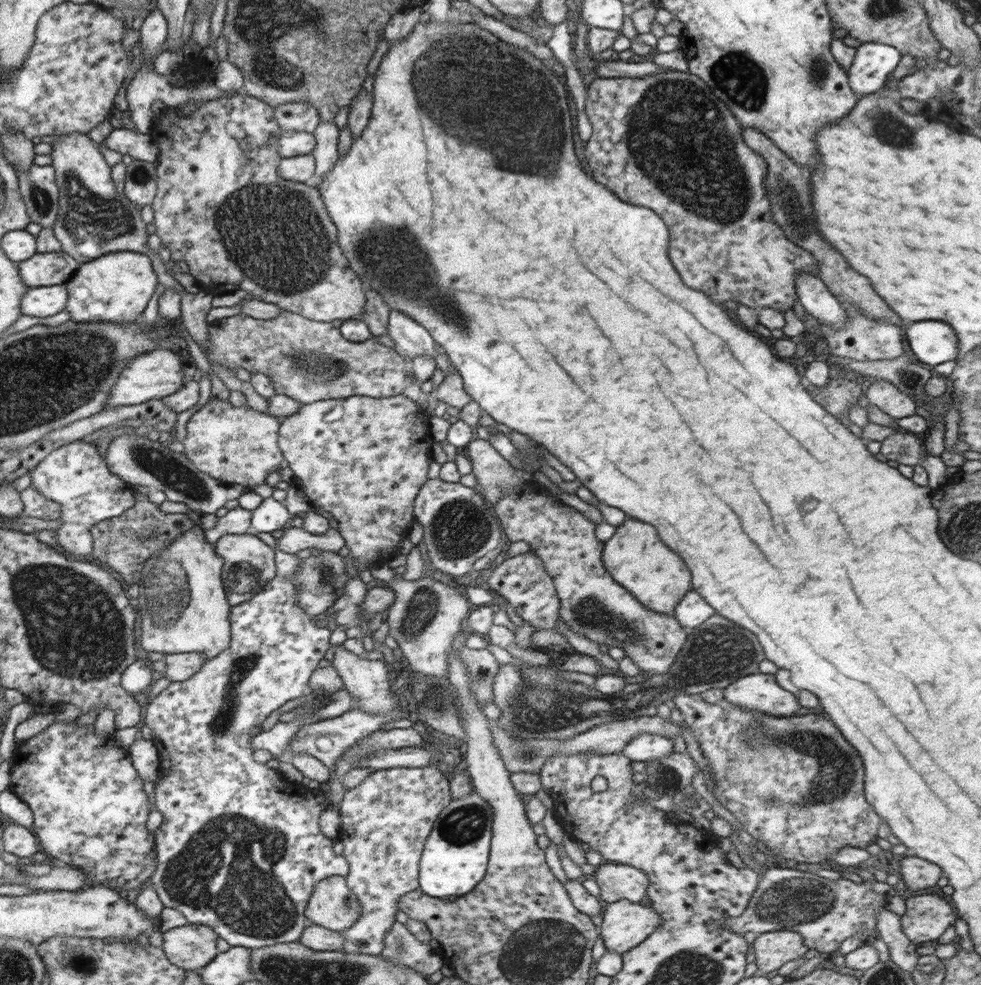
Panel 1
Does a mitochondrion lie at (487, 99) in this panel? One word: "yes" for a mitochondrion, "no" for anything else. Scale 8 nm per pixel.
yes

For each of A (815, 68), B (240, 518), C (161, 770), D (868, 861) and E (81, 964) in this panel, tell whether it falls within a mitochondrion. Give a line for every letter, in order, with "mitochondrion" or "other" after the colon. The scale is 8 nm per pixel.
A: mitochondrion
B: other
C: other
D: other
E: other

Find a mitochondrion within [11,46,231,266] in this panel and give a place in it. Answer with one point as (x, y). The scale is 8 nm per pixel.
(84, 212)

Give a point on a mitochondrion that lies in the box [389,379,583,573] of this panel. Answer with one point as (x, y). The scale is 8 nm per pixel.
(459, 528)

